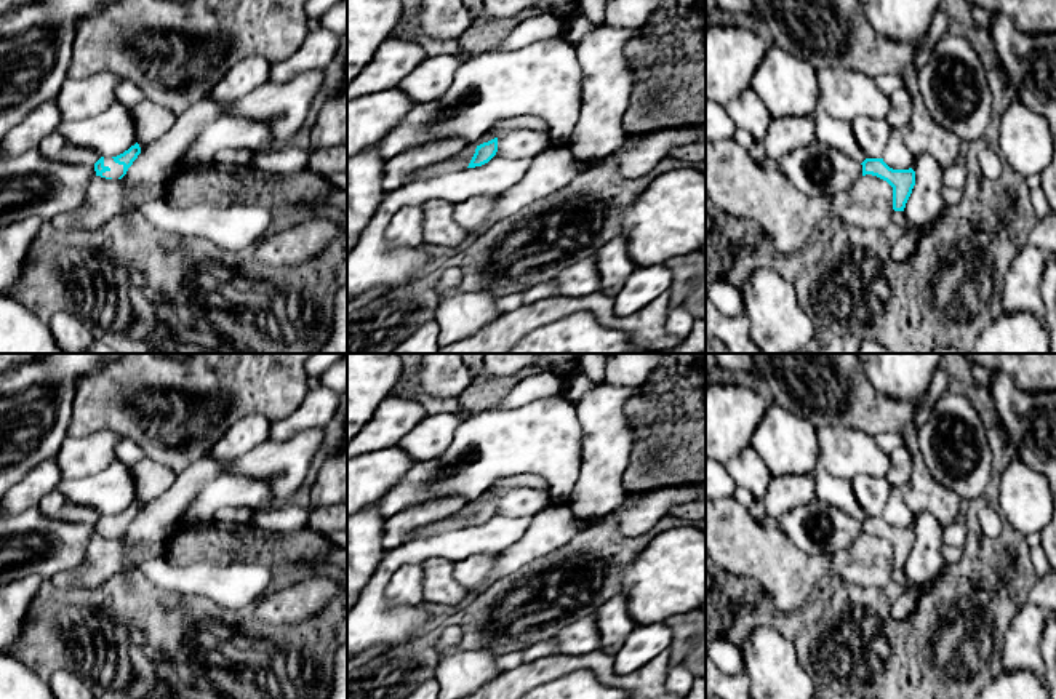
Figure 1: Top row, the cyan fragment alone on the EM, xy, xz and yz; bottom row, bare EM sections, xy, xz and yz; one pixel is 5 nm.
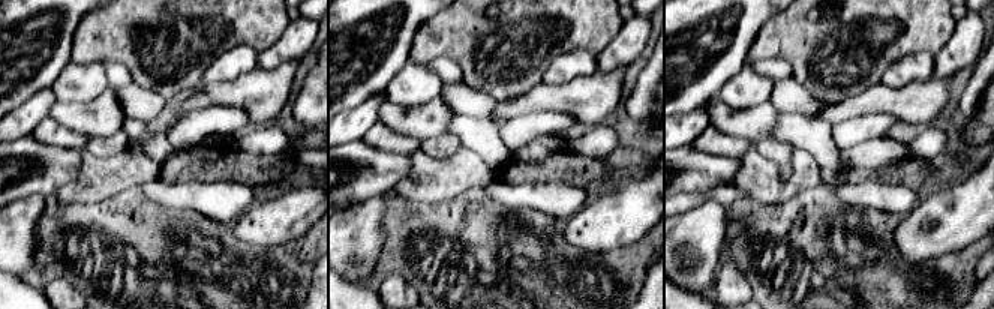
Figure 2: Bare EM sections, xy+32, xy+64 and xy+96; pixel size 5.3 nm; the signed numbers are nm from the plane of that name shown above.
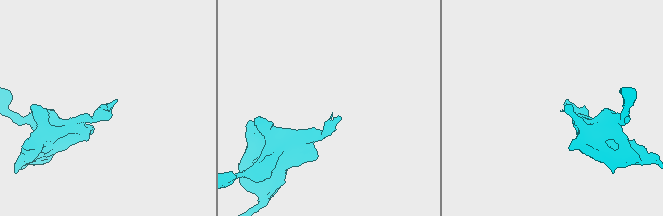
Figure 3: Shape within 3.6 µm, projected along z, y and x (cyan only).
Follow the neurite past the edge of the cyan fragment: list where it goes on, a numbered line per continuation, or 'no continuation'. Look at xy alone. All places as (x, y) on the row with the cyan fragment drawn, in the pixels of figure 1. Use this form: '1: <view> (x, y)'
1: xy (116, 171)

